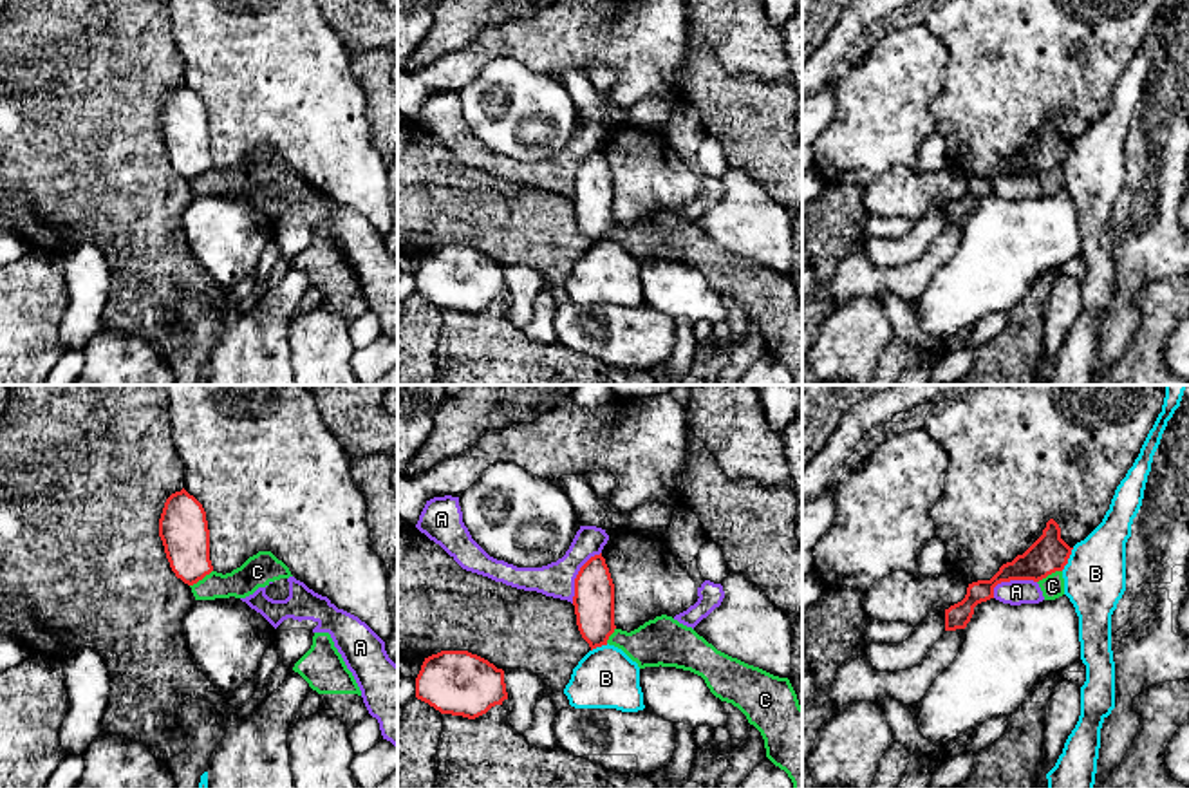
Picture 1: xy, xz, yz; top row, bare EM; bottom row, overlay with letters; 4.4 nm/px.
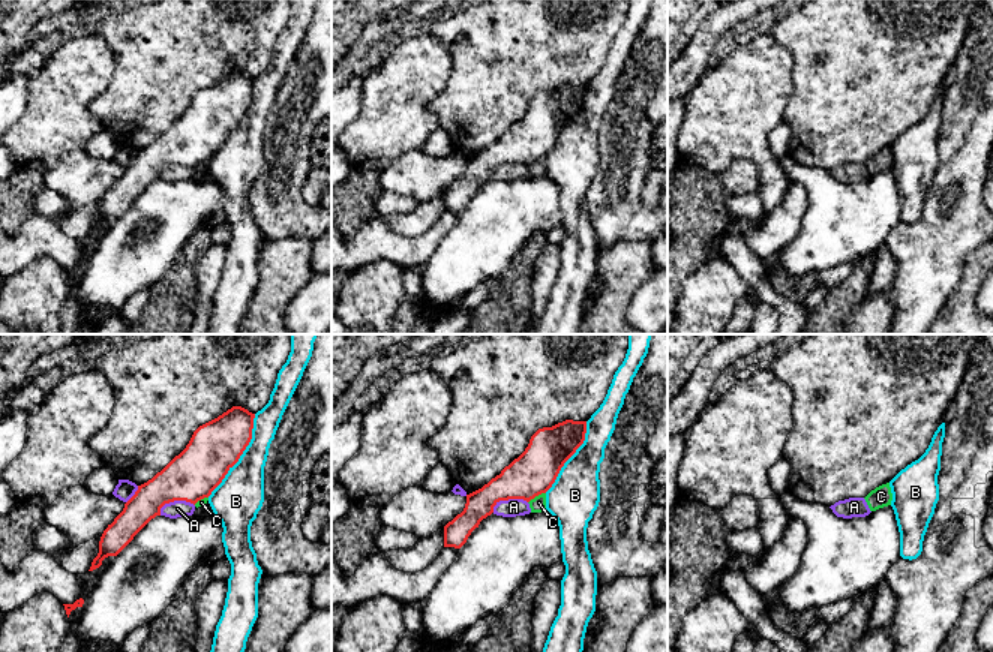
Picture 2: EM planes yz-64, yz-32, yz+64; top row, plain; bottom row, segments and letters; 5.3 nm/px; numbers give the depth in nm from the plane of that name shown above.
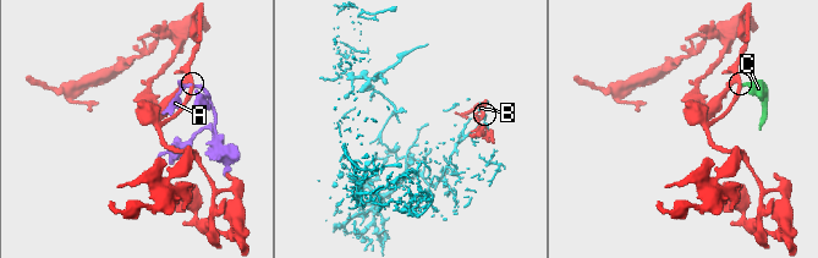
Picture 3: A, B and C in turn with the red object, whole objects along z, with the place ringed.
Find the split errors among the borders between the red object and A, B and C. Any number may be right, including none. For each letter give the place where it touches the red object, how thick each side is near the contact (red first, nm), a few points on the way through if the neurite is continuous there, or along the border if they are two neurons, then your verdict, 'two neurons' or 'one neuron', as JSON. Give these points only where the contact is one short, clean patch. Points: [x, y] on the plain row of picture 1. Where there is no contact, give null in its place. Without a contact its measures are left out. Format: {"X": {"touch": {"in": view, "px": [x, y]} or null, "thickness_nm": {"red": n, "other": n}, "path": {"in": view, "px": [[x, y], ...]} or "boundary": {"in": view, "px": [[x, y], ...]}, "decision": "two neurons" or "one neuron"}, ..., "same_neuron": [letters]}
{"A": {"touch": {"in": "xz", "px": [577, 170]}, "thickness_nm": {"red": 180, "other": 160}, "decision": "two neurons"}, "B": {"touch": {"in": "yz", "px": [1068, 152]}, "thickness_nm": {"red": 170, "other": 280}, "decision": "two neurons"}, "C": {"touch": {"in": "yz", "px": [1048, 168]}, "thickness_nm": {"red": 170, "other": 100}, "boundary": {"in": "yz", "px": [[1061, 165], [1038, 178]]}, "decision": "two neurons"}, "same_neuron": []}

